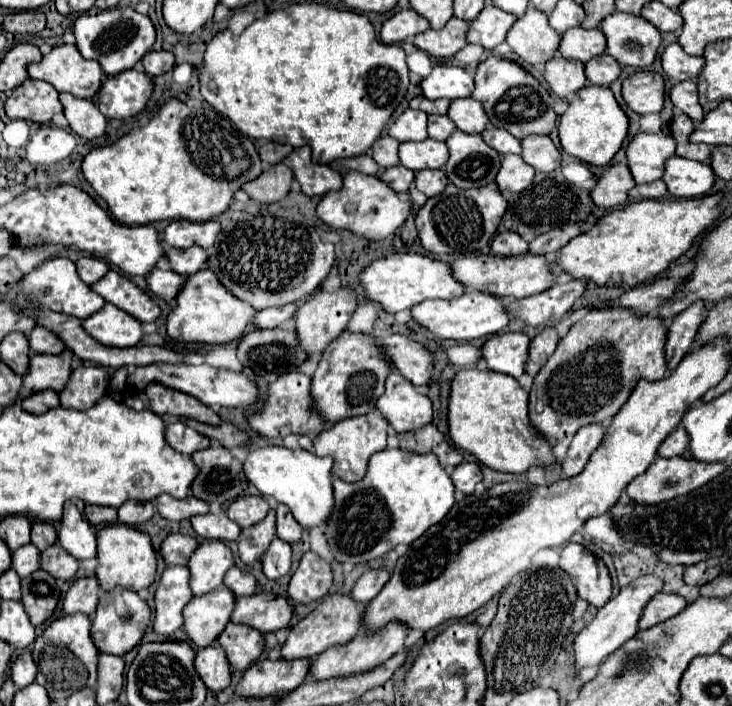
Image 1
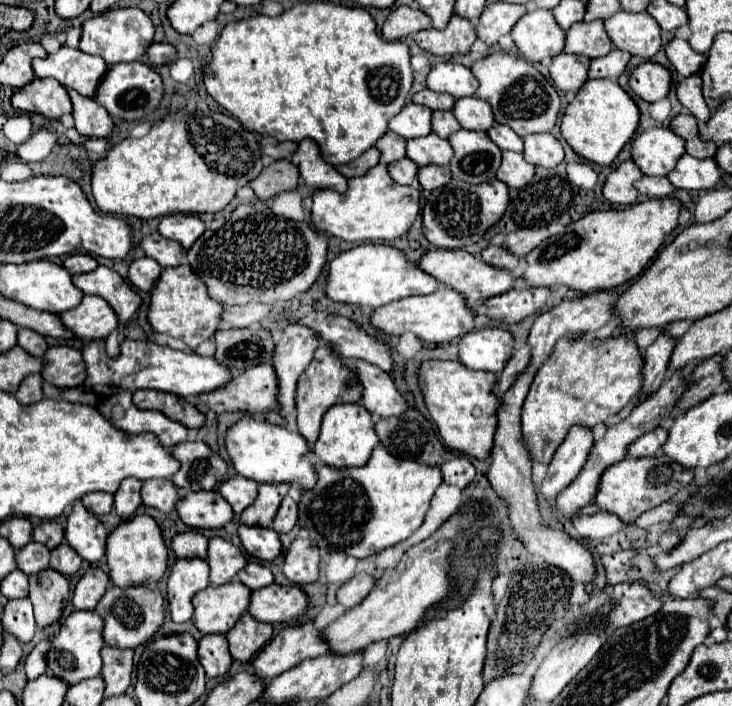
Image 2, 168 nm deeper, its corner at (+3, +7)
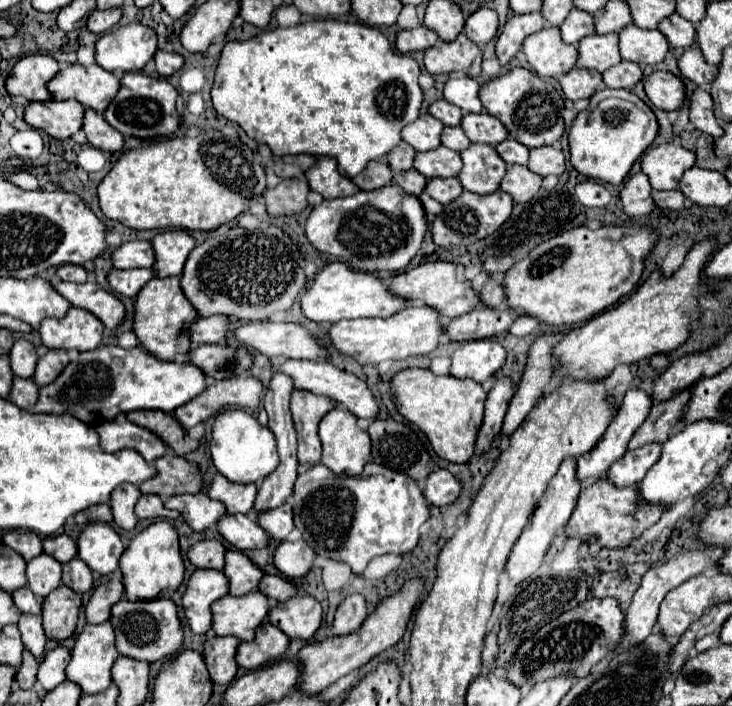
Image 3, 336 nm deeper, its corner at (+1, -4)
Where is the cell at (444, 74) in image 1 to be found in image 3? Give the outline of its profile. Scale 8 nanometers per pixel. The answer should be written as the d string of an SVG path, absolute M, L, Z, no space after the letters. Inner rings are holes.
M458 76L456 80L448 80L444 86L444 100L448 100L450 104L458 106L462 112L482 112L482 102L478 98L478 90L480 90L480 82L470 78L470 76Z

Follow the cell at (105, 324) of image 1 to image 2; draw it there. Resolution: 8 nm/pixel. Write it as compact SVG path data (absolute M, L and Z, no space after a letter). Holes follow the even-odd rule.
M84 295L78 307L58 313L58 317L62 325L82 341L104 339L118 325L116 315L104 305L104 299L92 295Z

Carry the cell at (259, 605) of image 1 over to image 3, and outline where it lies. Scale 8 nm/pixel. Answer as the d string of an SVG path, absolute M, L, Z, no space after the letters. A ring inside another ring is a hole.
M294 596L274 604L266 620L286 632L288 638L308 640L322 624L322 606L312 596Z

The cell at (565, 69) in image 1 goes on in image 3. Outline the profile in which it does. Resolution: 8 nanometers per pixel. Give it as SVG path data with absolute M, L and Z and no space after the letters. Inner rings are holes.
M572 68L570 72L566 72L560 78L562 92L572 102L580 100L580 98L590 98L600 84L602 84L602 76L600 76L600 72L594 72L594 70Z

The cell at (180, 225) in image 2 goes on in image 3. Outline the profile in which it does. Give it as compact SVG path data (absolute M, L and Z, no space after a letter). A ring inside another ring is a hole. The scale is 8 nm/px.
M166 230L152 238L156 254L156 276L176 276L182 272L188 254L196 246L194 238L186 230Z

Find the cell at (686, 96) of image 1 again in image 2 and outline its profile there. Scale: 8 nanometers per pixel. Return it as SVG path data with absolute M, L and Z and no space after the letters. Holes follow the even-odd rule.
M692 75L692 77L686 77L678 83L678 89L676 89L676 95L680 99L680 103L698 119L698 121L708 121L710 115L708 115L708 105L702 97L702 79L700 75Z

